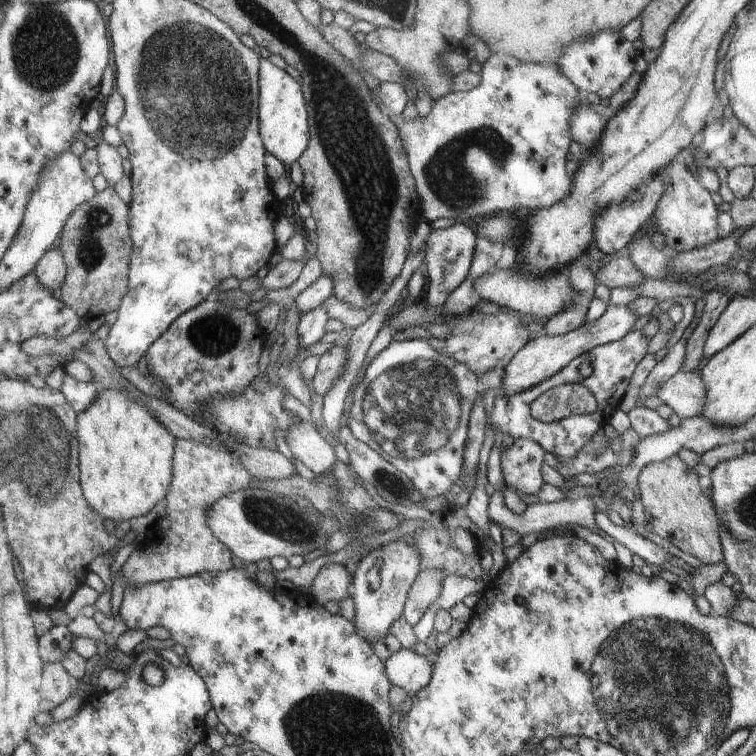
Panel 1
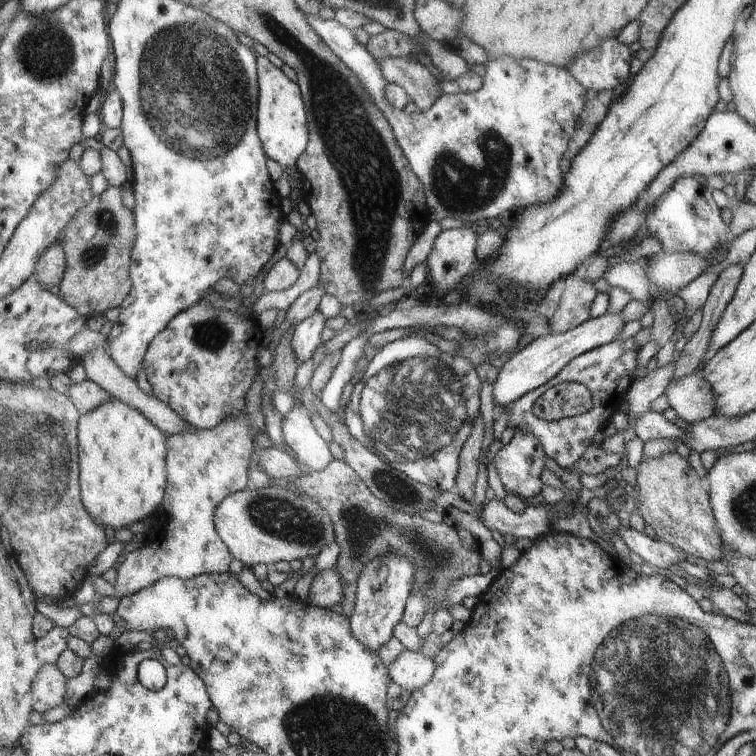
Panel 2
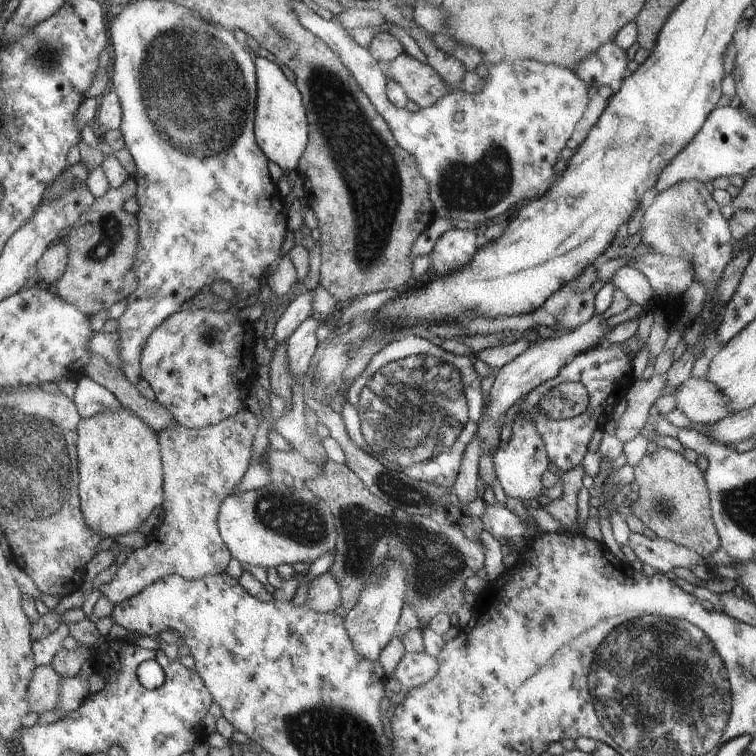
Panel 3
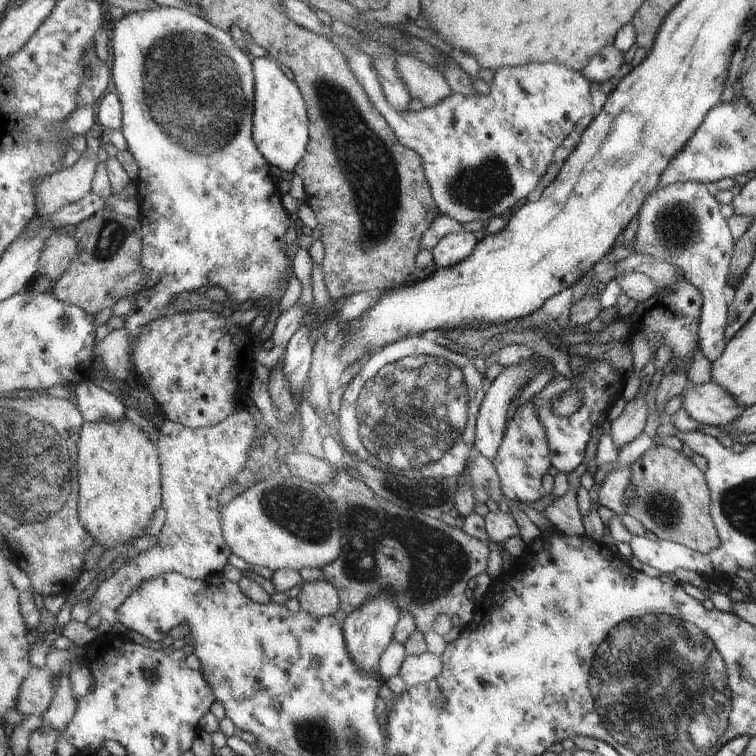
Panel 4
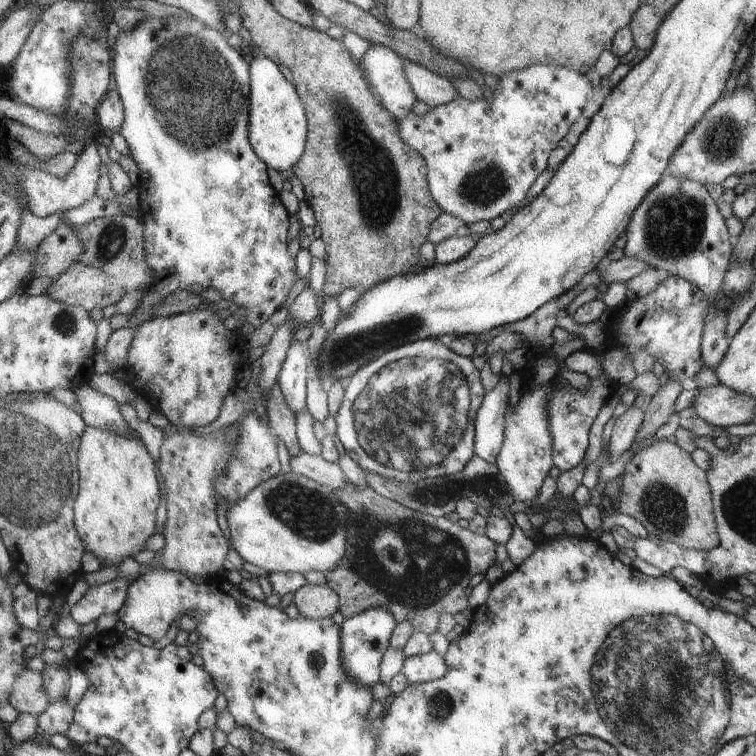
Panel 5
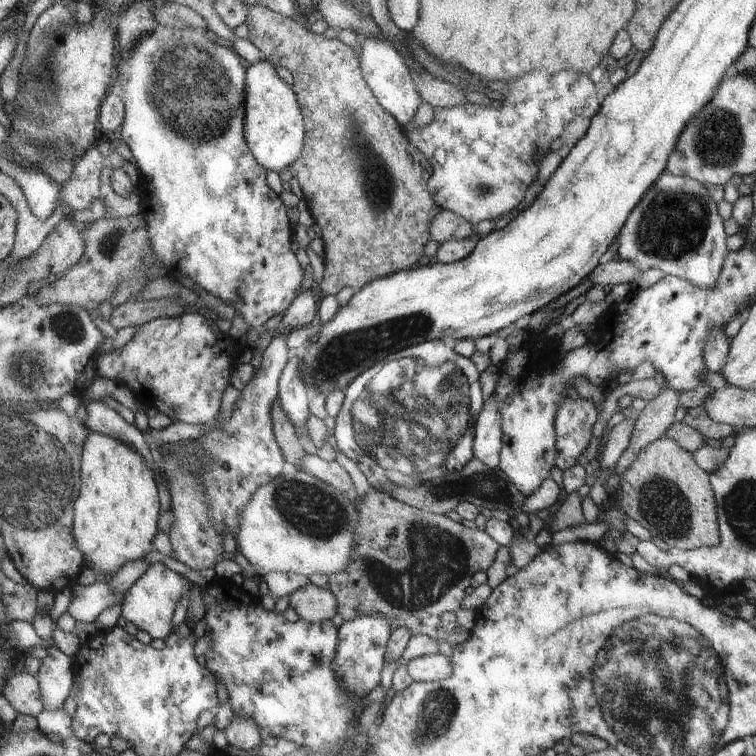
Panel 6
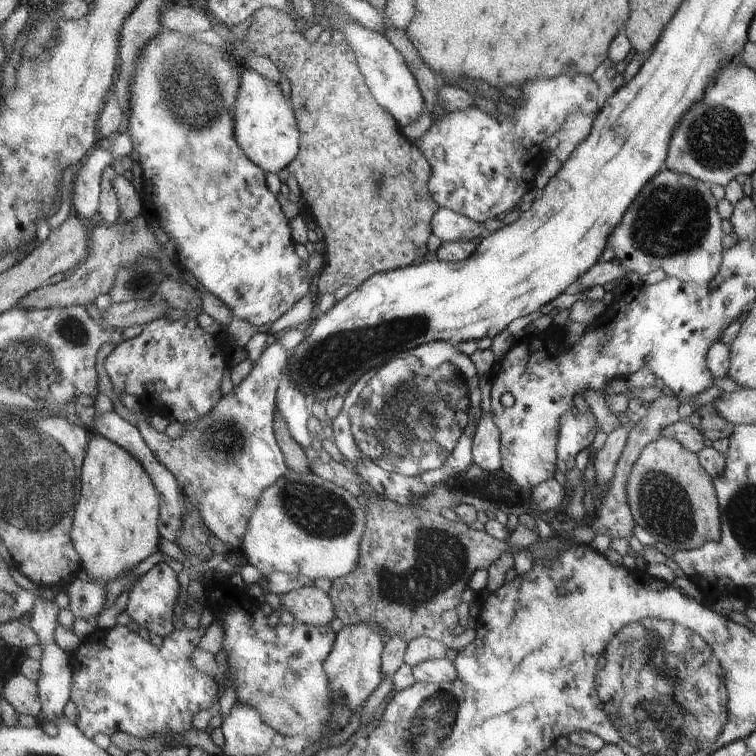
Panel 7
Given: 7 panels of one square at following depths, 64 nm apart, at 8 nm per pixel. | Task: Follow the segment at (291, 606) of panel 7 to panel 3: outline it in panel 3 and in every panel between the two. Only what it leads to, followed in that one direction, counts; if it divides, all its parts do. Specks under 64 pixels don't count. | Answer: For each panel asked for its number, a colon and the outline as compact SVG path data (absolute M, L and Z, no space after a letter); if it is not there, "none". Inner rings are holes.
3: M327 572L311 580L311 588L307 588L305 606L327 614L333 612L337 606L341 606L341 596L343 594L341 594L339 580L331 572Z
4: M327 578L305 582L297 598L301 602L301 610L307 610L317 618L333 616L341 608L341 590Z
5: M307 584L295 594L295 604L303 616L323 620L331 618L337 610L341 610L341 594L329 584Z
6: M309 582L291 594L291 608L309 622L325 622L339 612L339 598L333 590Z

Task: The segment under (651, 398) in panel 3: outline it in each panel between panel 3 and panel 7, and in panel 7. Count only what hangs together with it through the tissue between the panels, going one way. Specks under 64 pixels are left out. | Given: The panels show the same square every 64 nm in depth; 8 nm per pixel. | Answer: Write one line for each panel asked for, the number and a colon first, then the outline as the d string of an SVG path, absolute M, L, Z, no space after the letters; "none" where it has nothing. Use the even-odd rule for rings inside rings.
4: M637 392L637 396L625 404L619 418L615 418L611 422L611 438L619 450L643 434L643 426L645 426L645 418L647 418L647 400L645 398L647 398L647 394Z
5: M631 404L613 424L611 428L611 438L609 438L609 452L611 452L611 462L615 462L625 450L629 450L635 444L635 438L639 434L639 428L645 418L645 406L639 408Z
6: M627 416L619 424L615 424L609 434L605 434L605 438L603 438L605 448L601 454L601 466L609 468L609 466L617 464L617 460L623 456L625 448L629 448L629 444L631 444L635 422L637 422L635 418Z
7: M617 426L611 434L607 434L607 440L603 444L603 448L593 456L593 466L595 466L595 478L597 482L603 486L607 482L613 480L615 468L617 468L617 460L621 458L621 452L625 450L625 444L629 440L629 428L625 426Z

